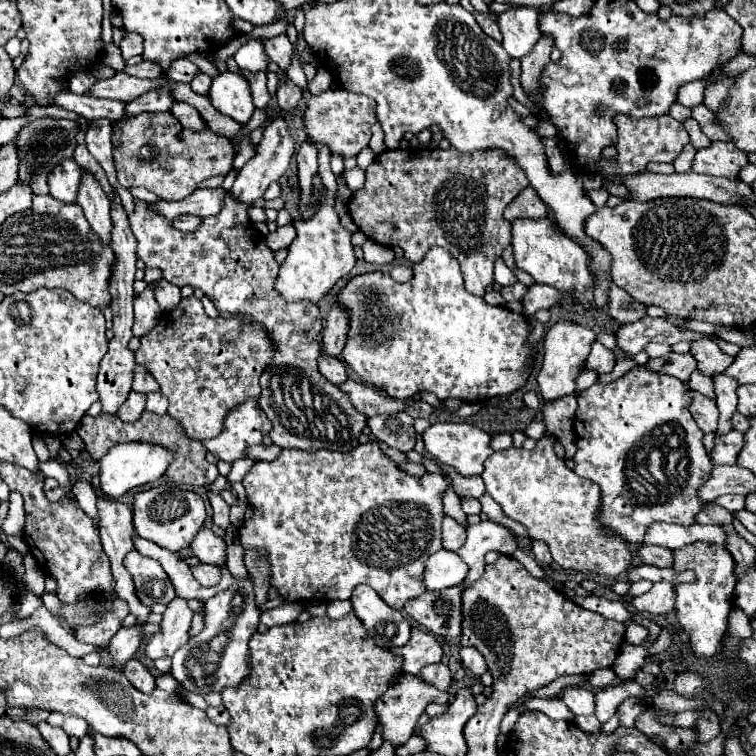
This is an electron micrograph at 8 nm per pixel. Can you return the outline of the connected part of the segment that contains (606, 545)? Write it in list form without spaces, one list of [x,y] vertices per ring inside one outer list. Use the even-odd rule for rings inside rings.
[[[546,430],[536,442],[536,448],[530,452],[524,448],[494,452],[484,462],[482,478],[486,492],[502,506],[508,518],[526,528],[532,542],[538,540],[548,546],[558,566],[574,572],[596,572],[612,578],[624,576],[632,568],[632,554],[628,552],[628,544],[622,542],[622,538],[606,536],[602,526],[596,522],[600,486],[592,480],[576,476],[564,464],[564,460],[556,456],[556,440],[558,438]]]

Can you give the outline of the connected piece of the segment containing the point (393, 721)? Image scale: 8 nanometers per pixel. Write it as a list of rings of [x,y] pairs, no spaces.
[[[402,674],[398,684],[388,688],[378,702],[374,704],[374,712],[376,712],[376,728],[380,728],[382,740],[392,742],[394,746],[402,746],[410,736],[414,726],[418,724],[418,716],[425,712],[426,706],[430,702],[438,704],[448,704],[448,692],[442,690],[434,690],[434,686],[424,684],[418,676],[410,676],[410,674]]]

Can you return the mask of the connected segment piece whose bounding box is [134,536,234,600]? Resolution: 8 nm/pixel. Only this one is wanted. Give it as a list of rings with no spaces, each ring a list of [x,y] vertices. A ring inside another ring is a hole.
[[[134,536],[134,550],[140,552],[142,556],[154,558],[160,562],[160,566],[166,570],[168,578],[174,584],[174,592],[178,598],[196,598],[196,600],[208,600],[212,596],[216,596],[218,592],[226,590],[230,585],[234,585],[233,577],[227,568],[226,563],[221,565],[222,571],[221,581],[214,588],[204,588],[196,582],[196,578],[190,572],[190,566],[182,560],[180,554],[174,554],[166,548],[160,548],[154,542],[148,542],[140,536]]]

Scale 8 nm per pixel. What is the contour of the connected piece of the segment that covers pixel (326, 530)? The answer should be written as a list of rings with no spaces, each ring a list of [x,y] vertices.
[[[378,442],[360,444],[354,450],[348,452],[336,452],[336,450],[316,450],[316,452],[304,452],[304,450],[282,450],[274,462],[256,462],[250,472],[244,476],[242,486],[246,490],[248,504],[252,508],[252,518],[244,520],[238,528],[238,540],[244,550],[262,548],[270,562],[270,586],[276,588],[278,596],[284,598],[284,602],[310,602],[310,600],[348,600],[352,596],[352,590],[358,584],[368,584],[378,592],[378,596],[390,604],[392,608],[402,610],[402,606],[410,598],[418,598],[426,588],[422,586],[422,570],[426,564],[426,558],[442,548],[440,542],[440,524],[444,518],[442,512],[442,494],[448,490],[448,482],[440,474],[426,474],[422,478],[408,476],[406,472],[398,470],[396,464],[380,450]]]

